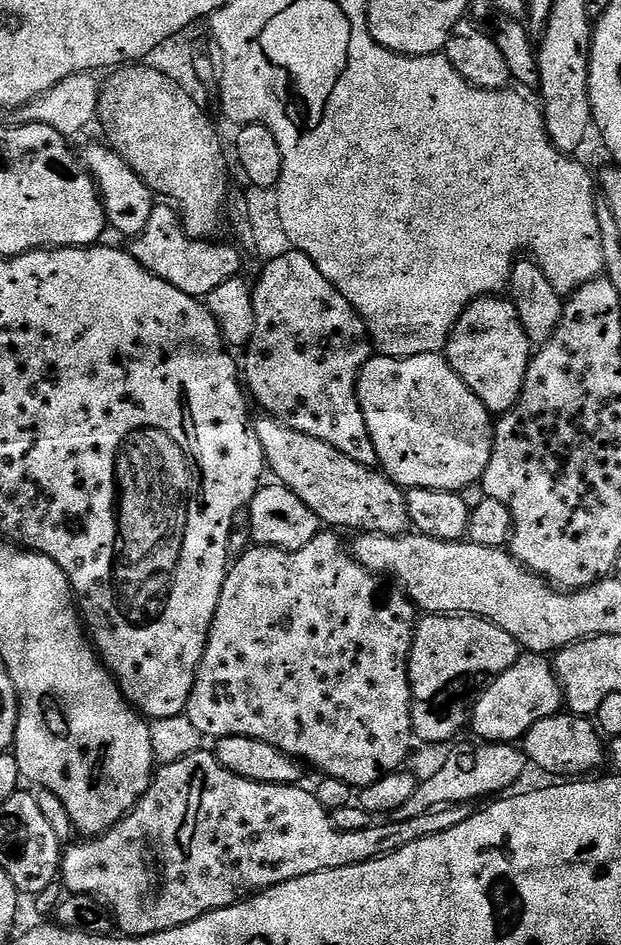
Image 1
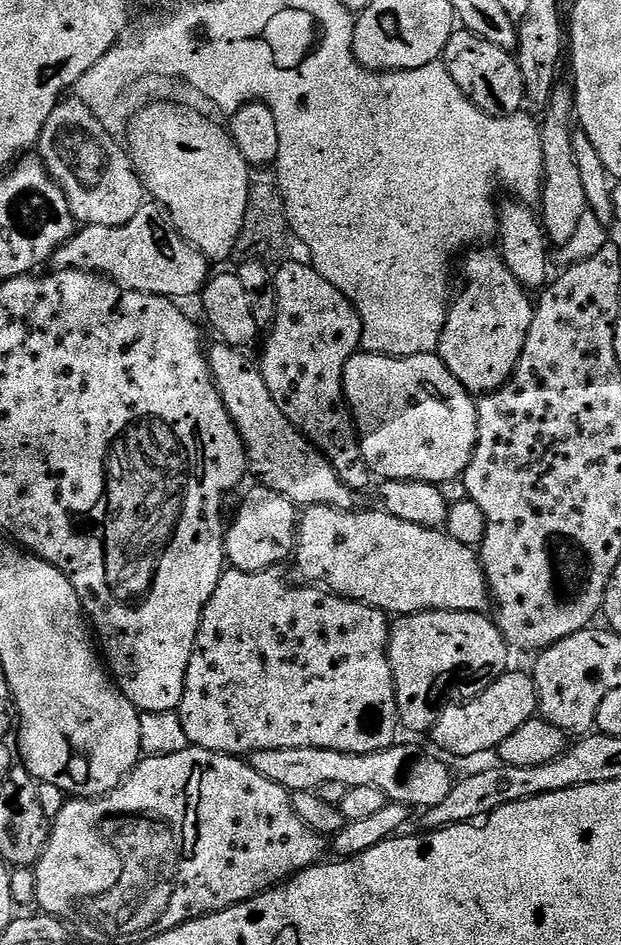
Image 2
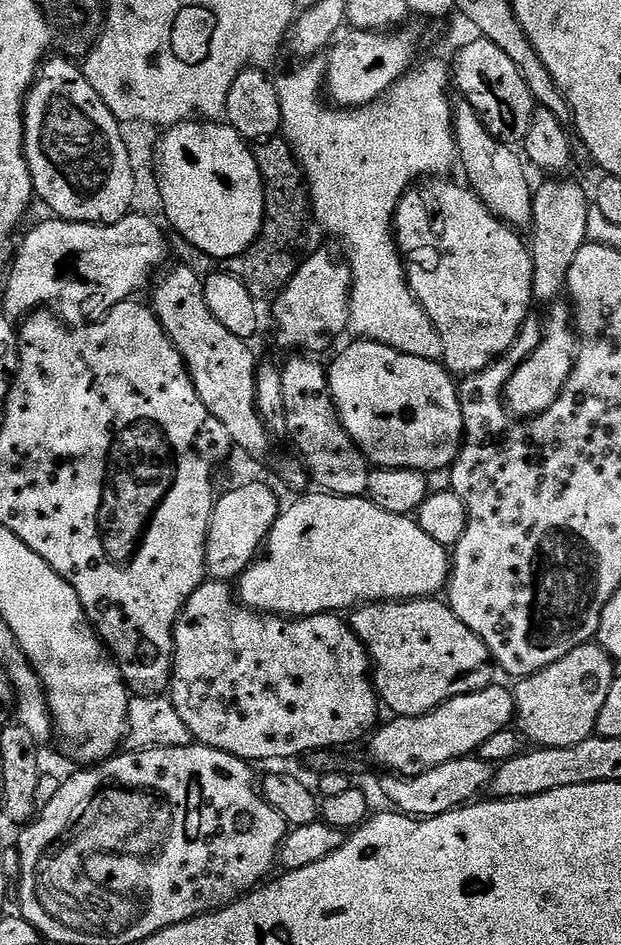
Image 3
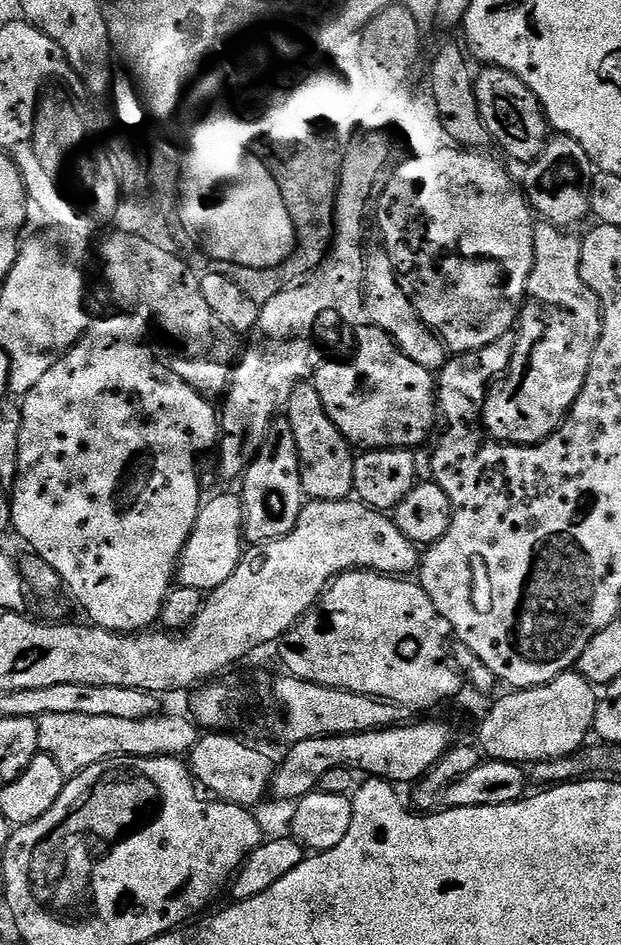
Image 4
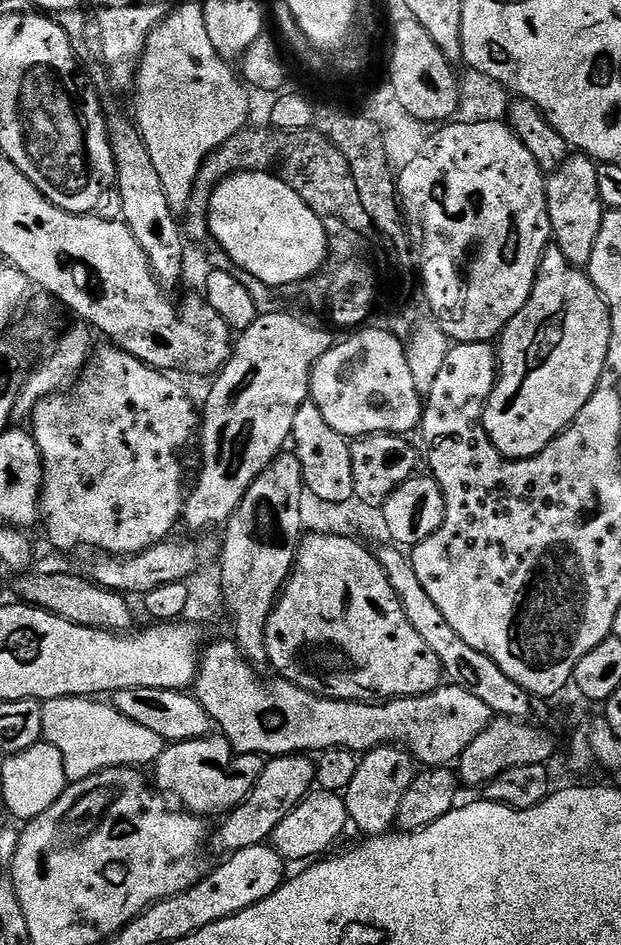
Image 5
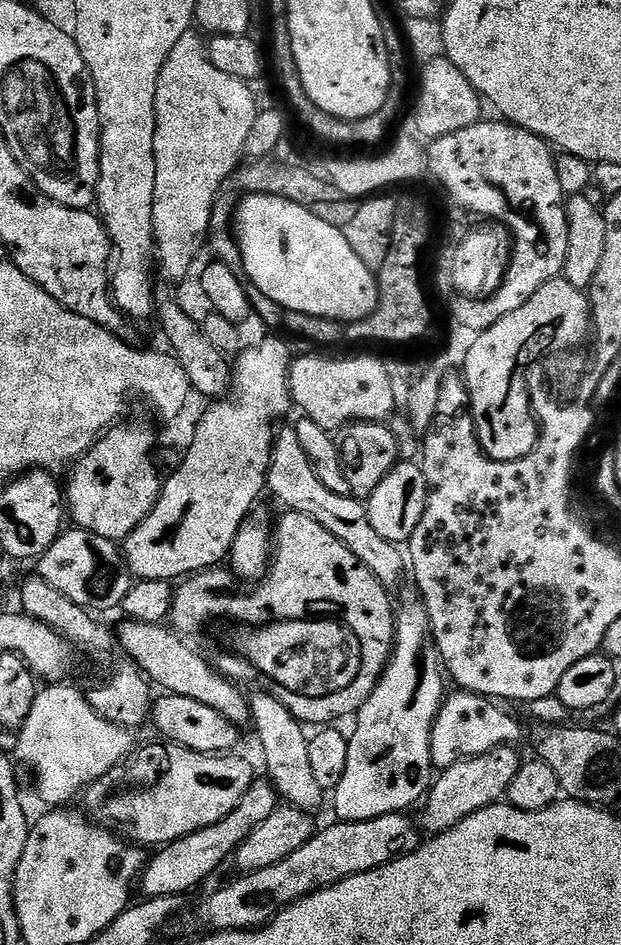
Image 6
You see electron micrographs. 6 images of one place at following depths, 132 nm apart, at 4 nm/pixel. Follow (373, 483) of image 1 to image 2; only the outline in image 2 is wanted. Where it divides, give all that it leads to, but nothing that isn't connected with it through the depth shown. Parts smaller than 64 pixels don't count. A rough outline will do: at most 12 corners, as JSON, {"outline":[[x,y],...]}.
{"outline":[[206,355],[251,475],[298,506],[355,509],[357,493],[293,426],[259,363]]}

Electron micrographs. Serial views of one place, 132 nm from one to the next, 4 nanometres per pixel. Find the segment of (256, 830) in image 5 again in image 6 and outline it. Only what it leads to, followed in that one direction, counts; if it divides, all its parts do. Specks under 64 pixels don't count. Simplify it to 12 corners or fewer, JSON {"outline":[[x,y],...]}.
{"outline":[[257,779],[226,818],[163,845],[142,873],[145,897],[183,897],[229,863],[274,814]]}

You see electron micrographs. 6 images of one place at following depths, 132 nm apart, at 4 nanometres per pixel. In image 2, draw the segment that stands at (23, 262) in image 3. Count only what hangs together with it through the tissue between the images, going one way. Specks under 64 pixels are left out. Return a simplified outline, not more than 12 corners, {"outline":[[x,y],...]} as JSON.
{"outline":[[146,202],[117,228],[83,225],[57,272],[199,297],[209,260]]}

